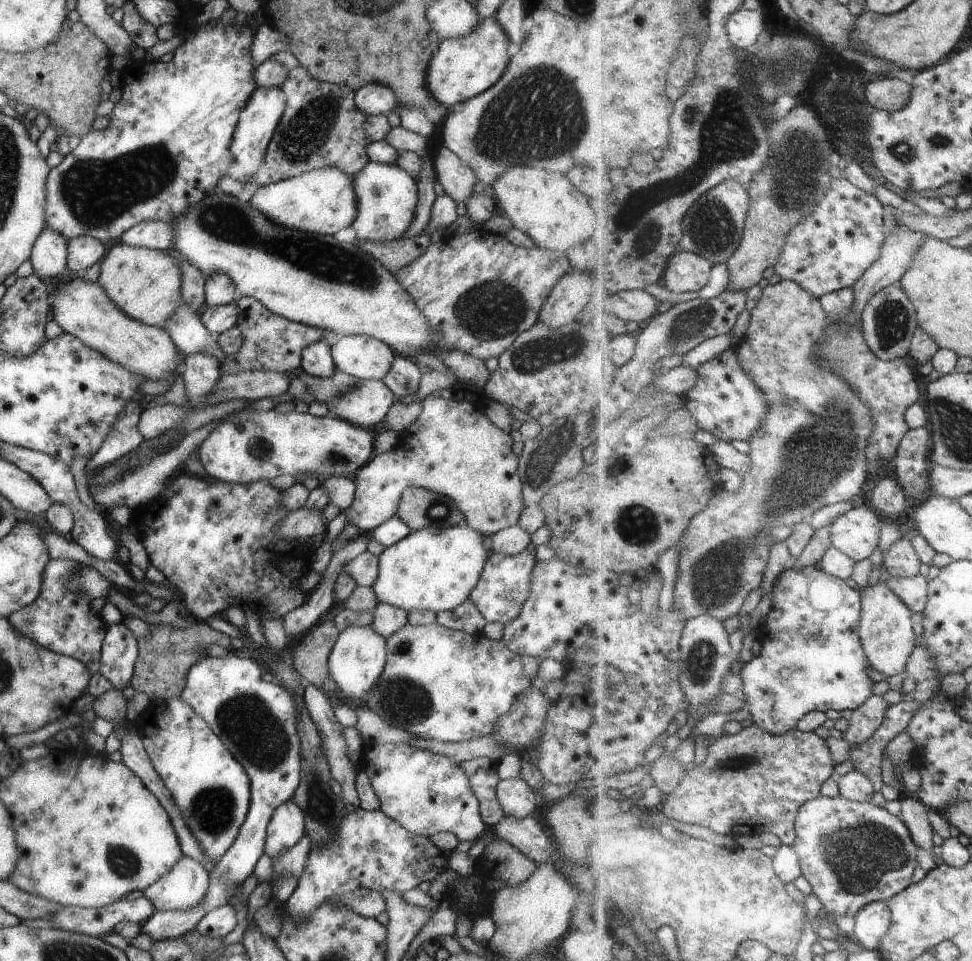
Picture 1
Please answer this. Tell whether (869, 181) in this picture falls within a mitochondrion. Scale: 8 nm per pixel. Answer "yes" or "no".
no

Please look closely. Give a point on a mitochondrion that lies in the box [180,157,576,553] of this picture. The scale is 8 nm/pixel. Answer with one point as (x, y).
(222, 219)

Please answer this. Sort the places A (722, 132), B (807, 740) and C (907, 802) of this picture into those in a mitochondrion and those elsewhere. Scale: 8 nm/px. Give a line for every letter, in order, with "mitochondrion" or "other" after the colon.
A: mitochondrion
B: other
C: other

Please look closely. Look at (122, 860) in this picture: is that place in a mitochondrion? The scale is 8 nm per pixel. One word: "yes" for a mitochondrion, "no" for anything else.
yes

